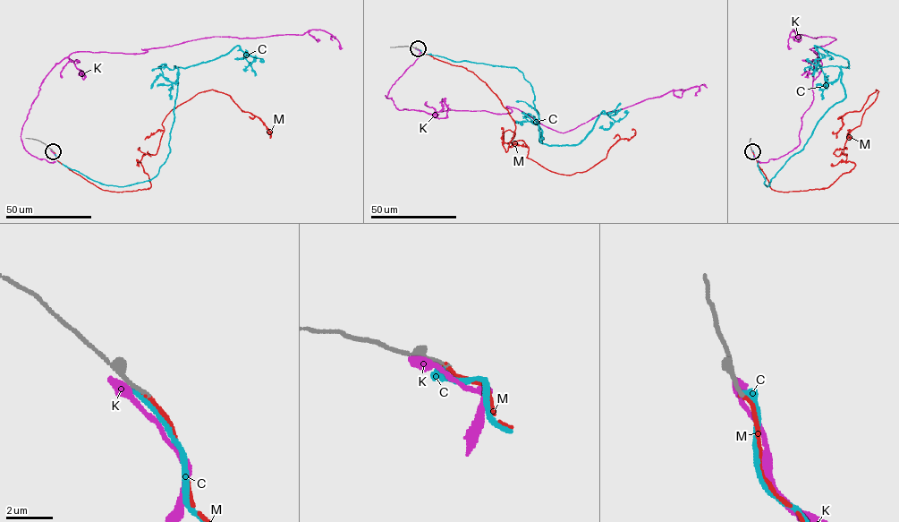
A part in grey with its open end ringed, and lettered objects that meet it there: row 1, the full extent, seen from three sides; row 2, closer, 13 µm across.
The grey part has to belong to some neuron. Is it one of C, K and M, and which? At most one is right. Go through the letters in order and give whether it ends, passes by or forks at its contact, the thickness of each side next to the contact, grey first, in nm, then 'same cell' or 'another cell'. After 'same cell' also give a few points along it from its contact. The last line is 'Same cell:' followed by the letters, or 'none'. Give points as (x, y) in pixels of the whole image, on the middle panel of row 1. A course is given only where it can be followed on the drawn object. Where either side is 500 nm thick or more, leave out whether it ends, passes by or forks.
C: it ends | 170/340 nm | another cell
K: 340/500 nm | another cell
M: it ends | 160/120 nm | same cell | via (418, 48), (484, 81), (515, 126), (505, 151), (522, 141), (549, 170), (586, 171), (631, 130)
Same cell: M

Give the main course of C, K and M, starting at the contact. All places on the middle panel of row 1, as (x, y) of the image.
C: (418, 48), (517, 68), (534, 95), (539, 141), (549, 145), (578, 144), (603, 111), (615, 121), (623, 113)
K: (416, 48), (417, 59), (385, 96), (398, 110), (505, 114), (508, 106), (564, 132), (671, 90), (707, 88)
M: (418, 48), (484, 81), (515, 126), (505, 151), (522, 141), (549, 170), (586, 171), (631, 130)

